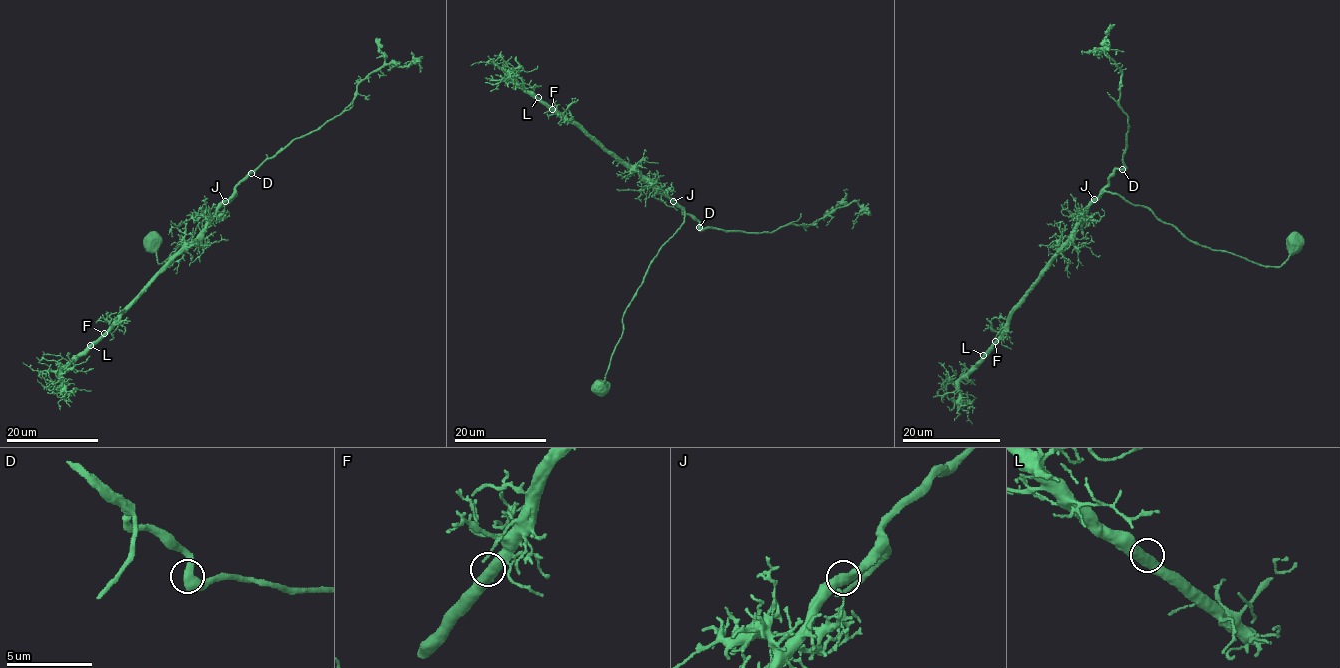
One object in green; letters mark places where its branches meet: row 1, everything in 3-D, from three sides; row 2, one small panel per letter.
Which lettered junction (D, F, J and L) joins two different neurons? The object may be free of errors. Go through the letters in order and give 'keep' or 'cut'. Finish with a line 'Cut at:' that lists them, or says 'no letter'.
D: keep
F: keep
J: keep
L: keep
Cut at: no letter

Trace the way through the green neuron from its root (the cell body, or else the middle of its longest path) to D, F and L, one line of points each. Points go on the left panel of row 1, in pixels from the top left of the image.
D: (151, 243), (157, 262), (162, 263), (193, 234), (213, 208), (224, 205), (236, 195), (236, 187), (251, 173)
F: (151, 243), (157, 262), (162, 263), (193, 234), (213, 208), (224, 205), (236, 194), (104, 333)
L: (151, 243), (157, 262), (162, 263), (193, 234), (213, 208), (224, 205), (236, 194), (90, 345)

